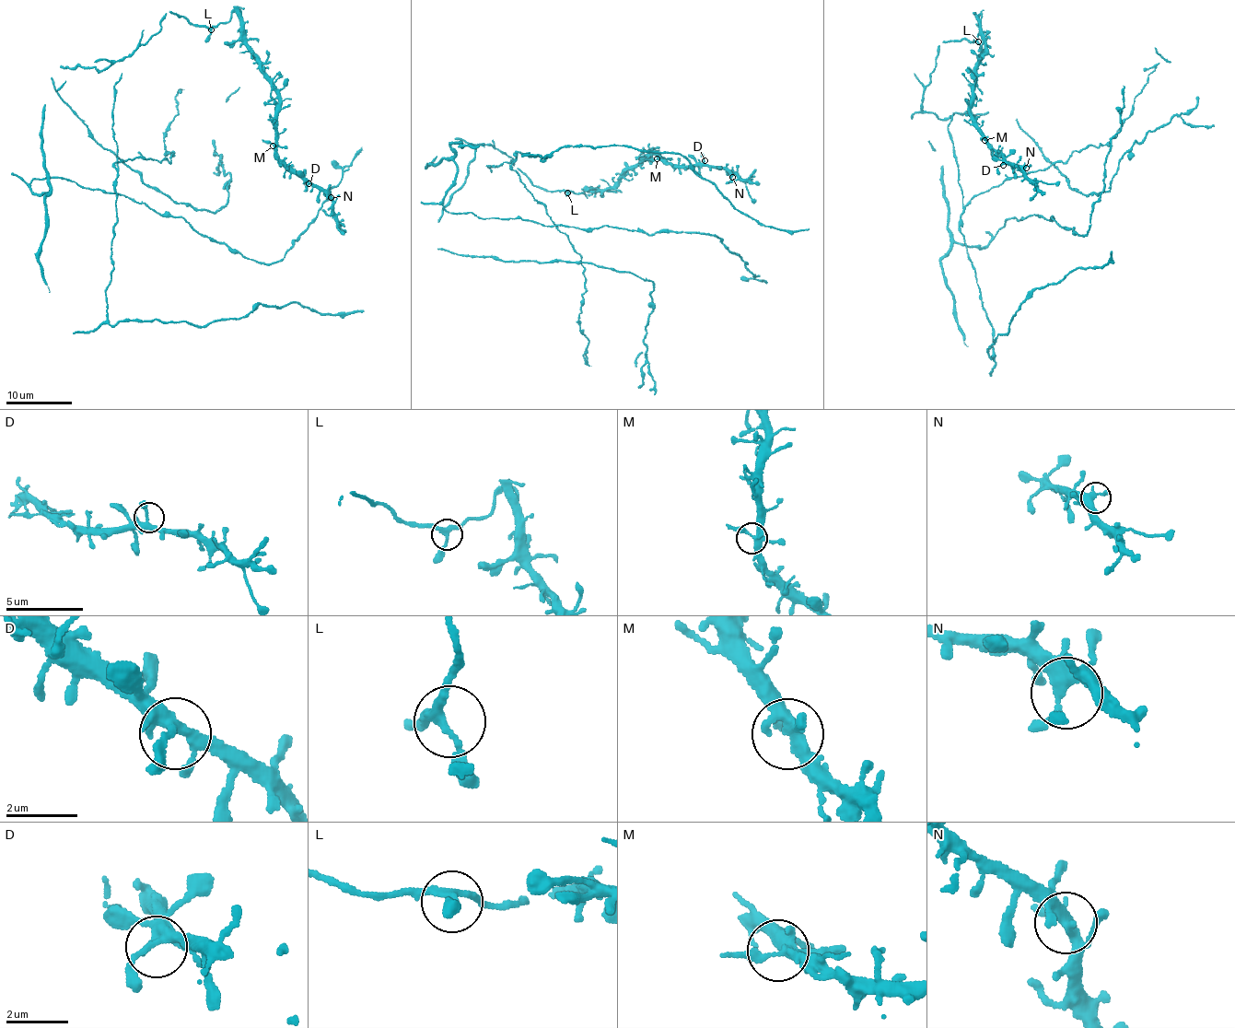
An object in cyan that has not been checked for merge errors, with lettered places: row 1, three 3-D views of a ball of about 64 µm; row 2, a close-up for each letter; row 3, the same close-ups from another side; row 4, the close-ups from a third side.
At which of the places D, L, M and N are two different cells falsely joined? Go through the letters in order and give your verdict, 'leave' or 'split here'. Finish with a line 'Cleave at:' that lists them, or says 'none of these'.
D: leave
L: leave
M: leave
N: leave
Cleave at: none of these

